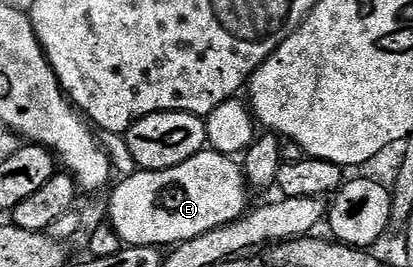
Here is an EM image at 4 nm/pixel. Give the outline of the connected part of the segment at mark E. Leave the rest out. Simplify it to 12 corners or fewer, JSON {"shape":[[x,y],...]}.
{"shape":[[233,156],[137,169],[107,196],[130,247],[168,249],[250,207]]}

